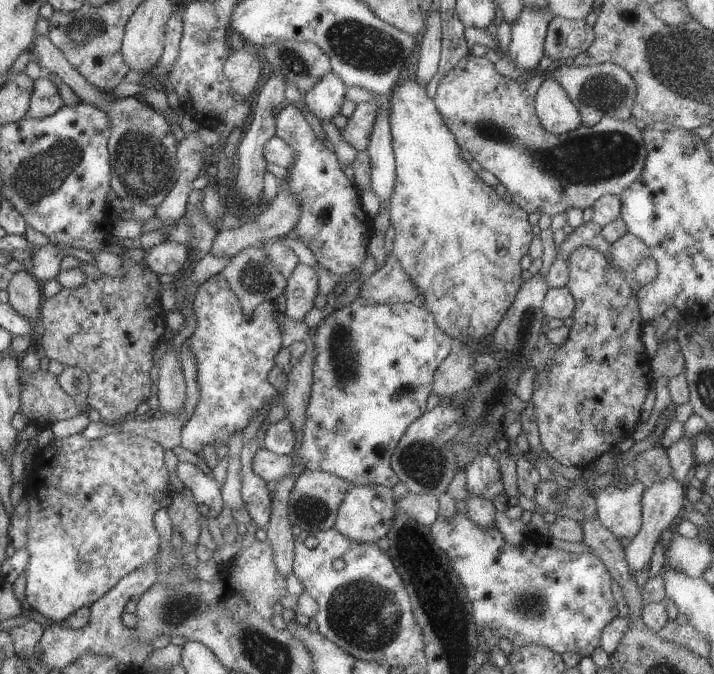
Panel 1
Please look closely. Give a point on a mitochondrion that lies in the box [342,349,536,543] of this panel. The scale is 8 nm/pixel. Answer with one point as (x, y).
(422, 458)

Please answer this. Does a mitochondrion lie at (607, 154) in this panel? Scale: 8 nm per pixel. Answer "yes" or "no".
yes

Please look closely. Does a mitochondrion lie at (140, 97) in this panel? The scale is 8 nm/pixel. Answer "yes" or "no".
no

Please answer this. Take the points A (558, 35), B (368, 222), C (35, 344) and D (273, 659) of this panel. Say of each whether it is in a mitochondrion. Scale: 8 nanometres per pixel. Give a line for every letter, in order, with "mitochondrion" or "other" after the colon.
A: other
B: other
C: other
D: mitochondrion

